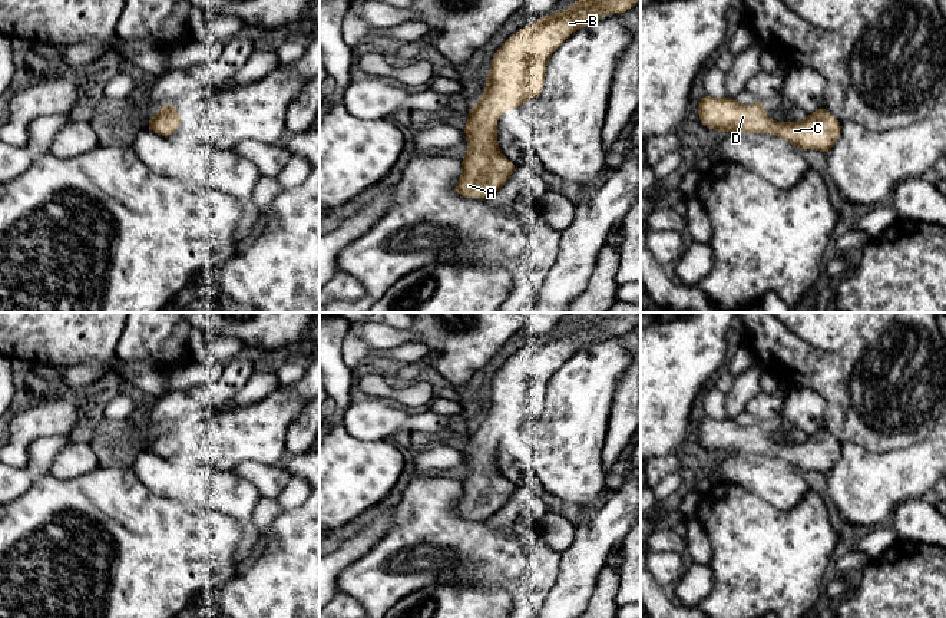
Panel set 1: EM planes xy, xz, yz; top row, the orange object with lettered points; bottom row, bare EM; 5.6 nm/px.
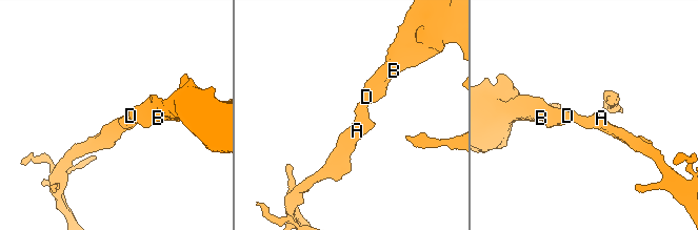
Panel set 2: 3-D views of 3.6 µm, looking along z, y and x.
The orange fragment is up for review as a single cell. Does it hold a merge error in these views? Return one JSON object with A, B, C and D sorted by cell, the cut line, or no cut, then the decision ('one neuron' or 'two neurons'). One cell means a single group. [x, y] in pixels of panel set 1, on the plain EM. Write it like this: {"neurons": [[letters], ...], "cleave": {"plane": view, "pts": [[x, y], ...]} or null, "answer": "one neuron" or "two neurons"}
{"neurons": [["A", "B", "C", "D"]], "cleave": null, "answer": "one neuron"}

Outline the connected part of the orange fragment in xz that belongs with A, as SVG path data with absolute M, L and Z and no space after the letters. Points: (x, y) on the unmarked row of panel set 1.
M596 313L576 318L572 328L539 338L532 347L523 347L510 357L493 376L486 399L486 412L479 424L467 432L467 445L463 449L467 475L460 480L463 495L454 506L454 512L466 519L489 519L499 512L515 493L516 488L500 473L497 463L497 439L519 429L545 409L546 386L550 376L576 351L595 344L603 336L622 336L632 330L641 320L641 313Z

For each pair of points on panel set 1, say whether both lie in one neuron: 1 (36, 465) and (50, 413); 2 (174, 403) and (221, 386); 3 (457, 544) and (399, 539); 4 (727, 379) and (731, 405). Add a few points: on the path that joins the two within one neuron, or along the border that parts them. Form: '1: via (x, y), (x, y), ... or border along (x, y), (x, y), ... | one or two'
1: border along (69, 438), (40, 436), (25, 466) | two
2: via (185, 402), (209, 396) | one
3: via (443, 544), (413, 539) | one
4: border along (736, 377), (725, 395) | two

